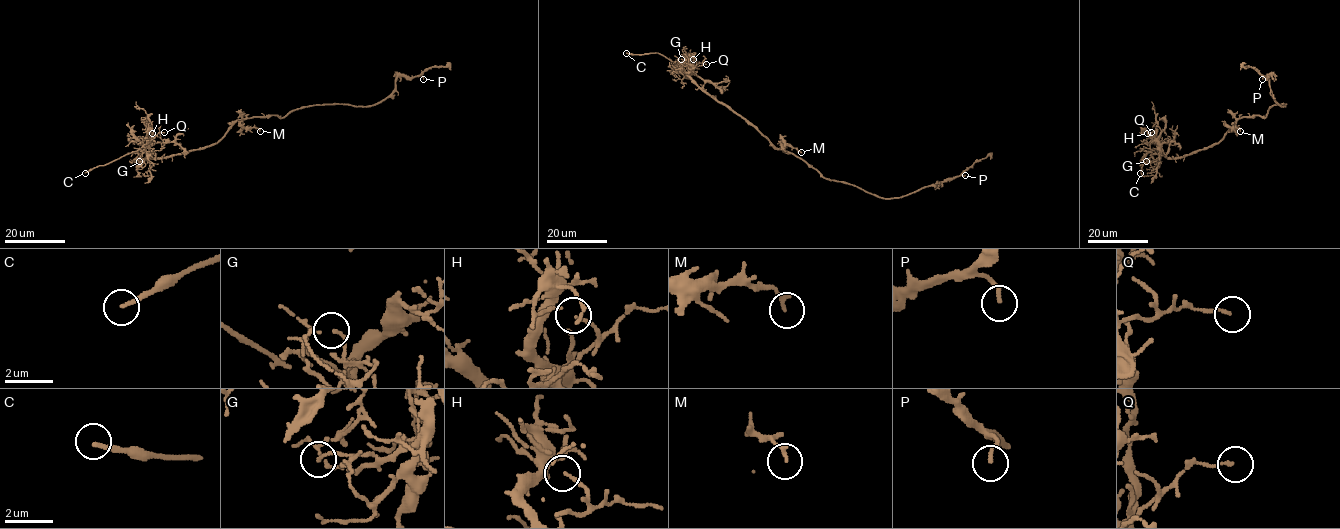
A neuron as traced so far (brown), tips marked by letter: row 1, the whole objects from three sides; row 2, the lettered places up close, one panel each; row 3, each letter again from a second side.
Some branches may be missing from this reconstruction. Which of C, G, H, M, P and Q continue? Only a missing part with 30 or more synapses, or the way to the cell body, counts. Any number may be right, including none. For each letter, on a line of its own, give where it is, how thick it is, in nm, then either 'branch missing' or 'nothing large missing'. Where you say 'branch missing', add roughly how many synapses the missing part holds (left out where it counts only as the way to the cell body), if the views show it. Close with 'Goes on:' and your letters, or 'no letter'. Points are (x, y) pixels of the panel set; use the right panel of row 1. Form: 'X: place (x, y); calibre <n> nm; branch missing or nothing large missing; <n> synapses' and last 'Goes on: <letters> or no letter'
C: place (1140, 173); calibre 170 nm; branch missing
G: place (1146, 161); calibre 70 nm; nothing large missing
H: place (1147, 133); calibre 120 nm; nothing large missing
M: place (1240, 131); calibre 170 nm; nothing large missing
P: place (1262, 79); calibre 140 nm; nothing large missing
Q: place (1151, 132); calibre 110 nm; nothing large missing
Goes on: C

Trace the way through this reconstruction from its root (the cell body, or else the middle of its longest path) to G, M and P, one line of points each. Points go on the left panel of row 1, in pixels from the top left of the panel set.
G: (263, 116), (237, 120), (211, 145), (165, 157), (150, 157), (147, 154), (139, 161)
M: (263, 116), (243, 121), (244, 127), (255, 127), (260, 131)
P: (263, 116), (284, 117), (312, 105), (371, 106), (392, 92), (398, 76), (421, 75), (423, 79)

